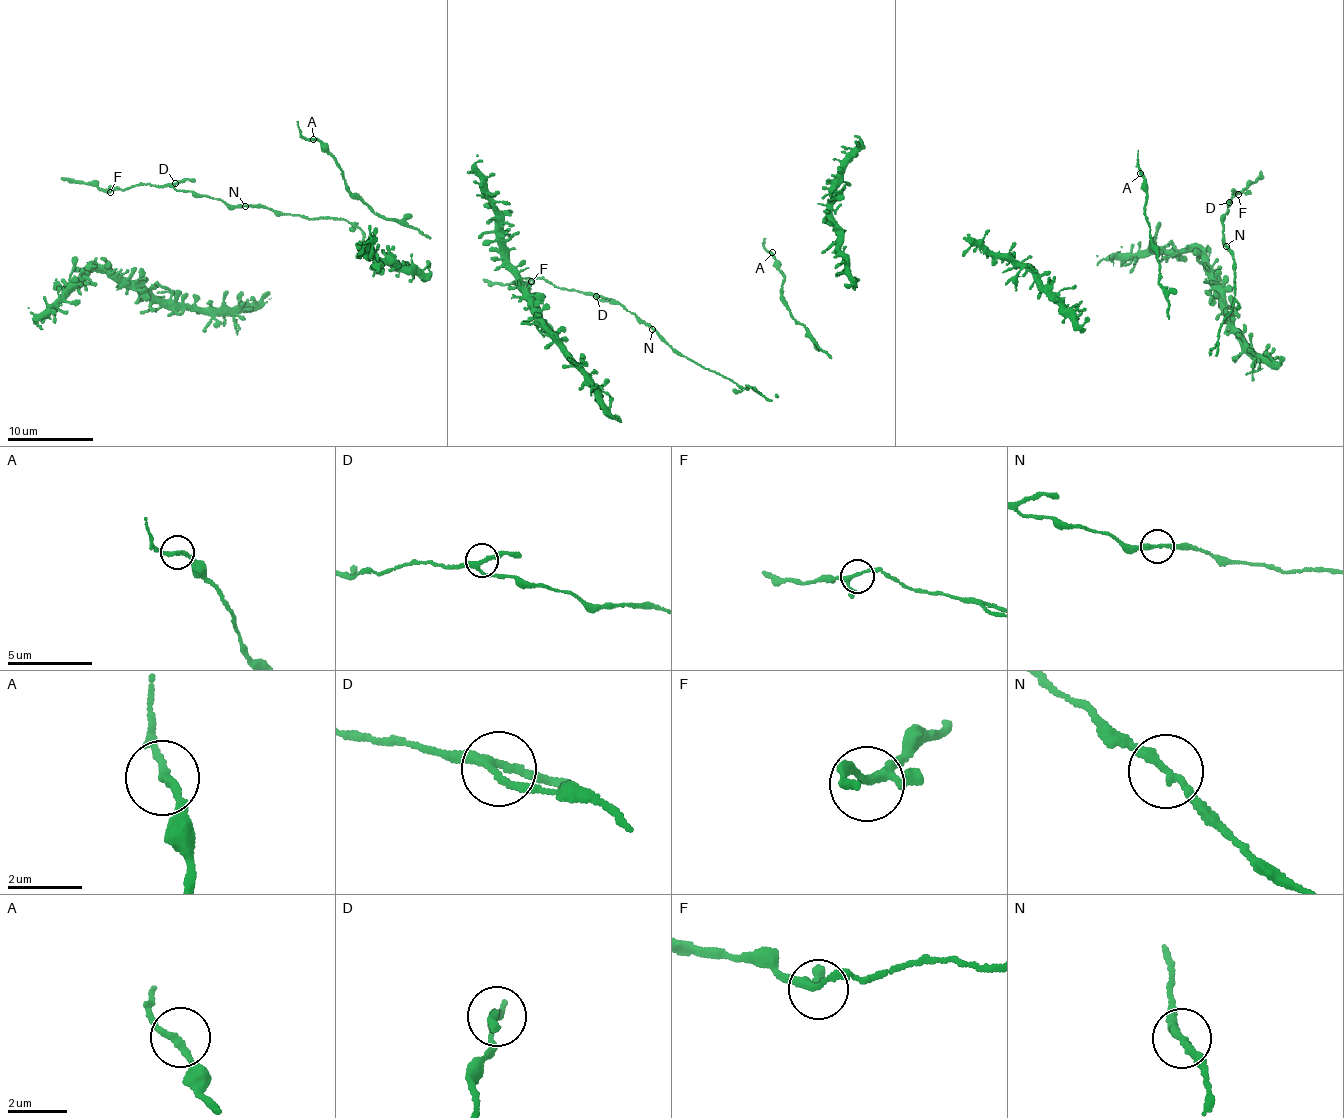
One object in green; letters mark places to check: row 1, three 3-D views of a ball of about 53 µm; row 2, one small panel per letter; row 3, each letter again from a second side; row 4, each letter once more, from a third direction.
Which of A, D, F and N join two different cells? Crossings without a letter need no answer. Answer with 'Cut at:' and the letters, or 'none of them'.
Cut at: none of them

